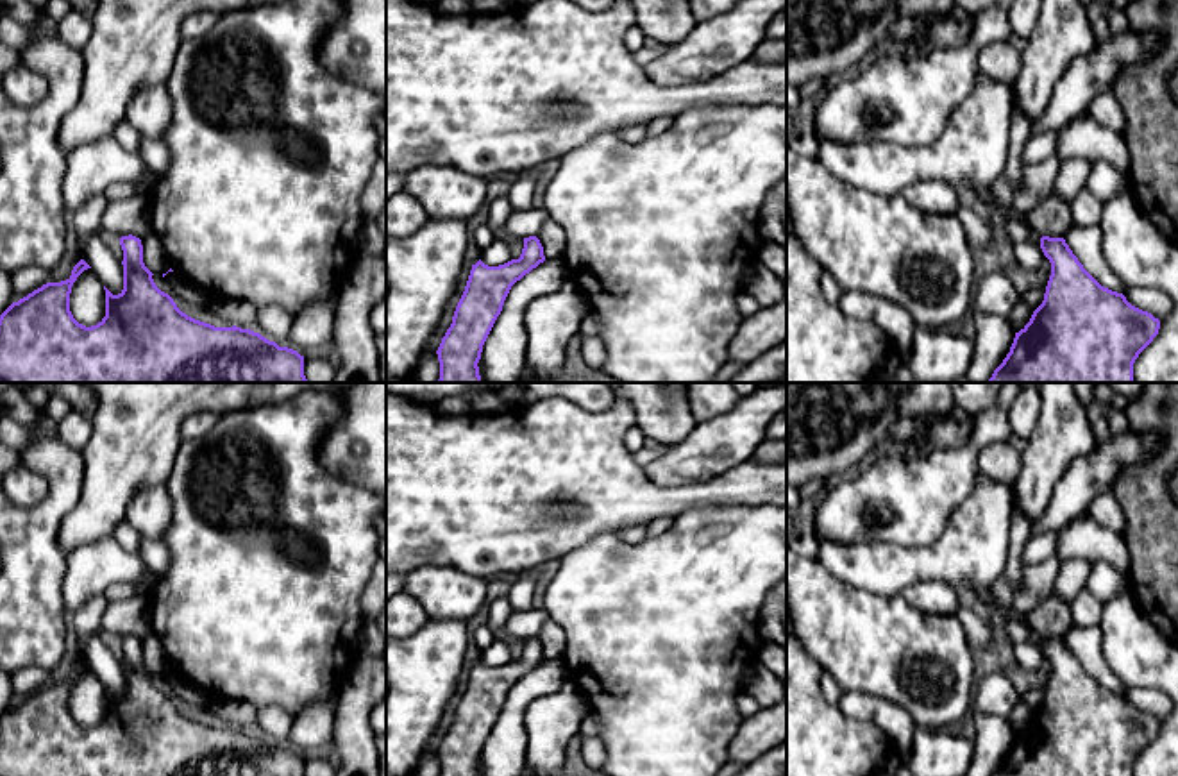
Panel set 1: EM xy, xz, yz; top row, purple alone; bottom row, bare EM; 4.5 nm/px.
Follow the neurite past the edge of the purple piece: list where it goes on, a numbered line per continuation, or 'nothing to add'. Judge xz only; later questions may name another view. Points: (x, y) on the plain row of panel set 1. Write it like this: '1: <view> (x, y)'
nothing to add

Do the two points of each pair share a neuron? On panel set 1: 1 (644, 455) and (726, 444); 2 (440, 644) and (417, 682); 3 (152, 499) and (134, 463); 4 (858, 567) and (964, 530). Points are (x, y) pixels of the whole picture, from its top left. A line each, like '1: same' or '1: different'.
1: different
2: same
3: different
4: same

